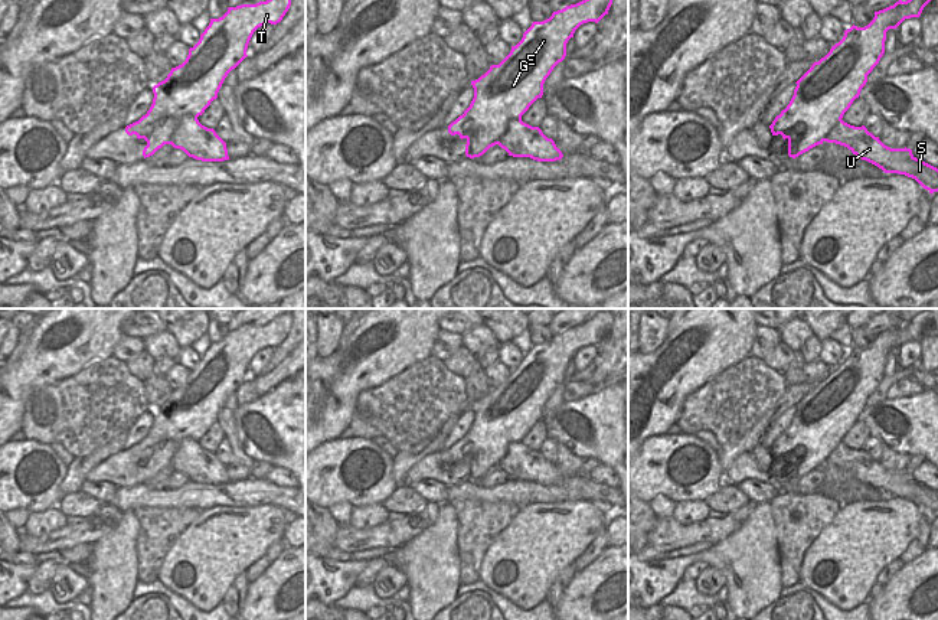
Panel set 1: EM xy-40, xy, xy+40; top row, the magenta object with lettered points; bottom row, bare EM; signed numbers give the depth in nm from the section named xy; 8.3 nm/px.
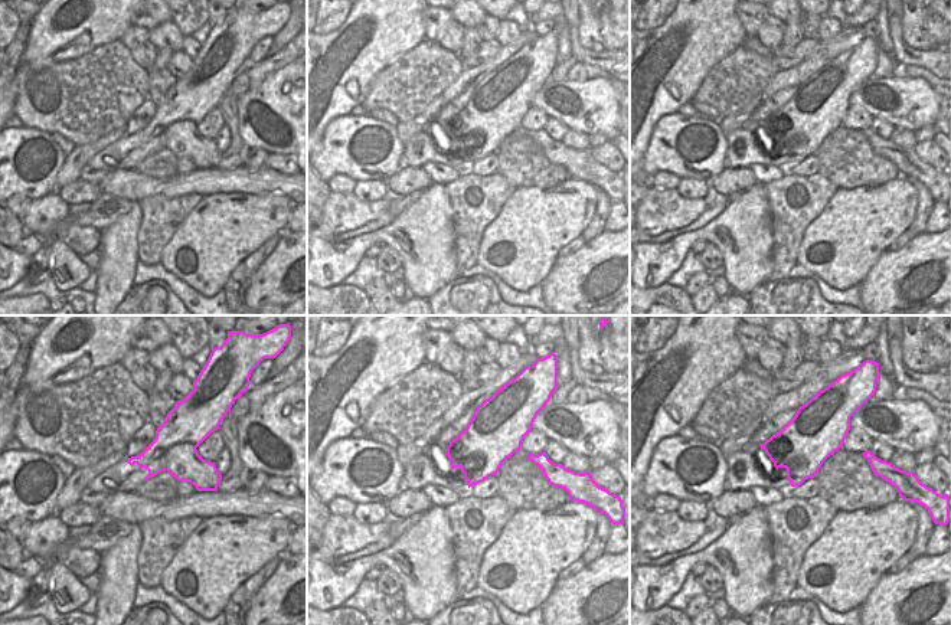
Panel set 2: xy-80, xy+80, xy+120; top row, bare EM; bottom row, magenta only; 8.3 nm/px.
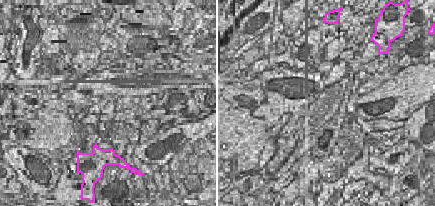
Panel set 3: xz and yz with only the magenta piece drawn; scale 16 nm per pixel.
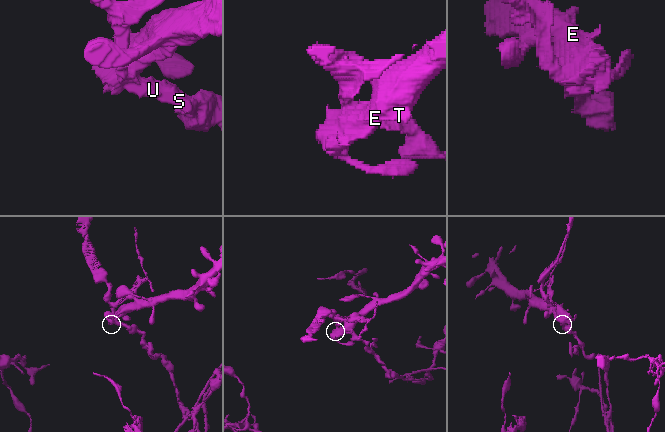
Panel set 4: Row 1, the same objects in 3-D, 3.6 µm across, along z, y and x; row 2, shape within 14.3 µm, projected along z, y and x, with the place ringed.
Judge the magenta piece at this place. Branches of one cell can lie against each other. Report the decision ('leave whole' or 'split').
split

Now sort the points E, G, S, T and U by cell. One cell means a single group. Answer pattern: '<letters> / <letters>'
E G T / S U

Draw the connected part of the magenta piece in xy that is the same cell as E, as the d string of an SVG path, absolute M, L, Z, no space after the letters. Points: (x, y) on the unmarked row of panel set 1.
M601 310L588 322L553 335L543 345L533 345L523 356L522 363L512 369L510 376L478 402L471 404L474 421L470 430L455 444L448 448L451 459L458 457L465 461L465 479L470 482L483 479L490 470L500 466L509 453L512 443L522 443L529 430L543 418L543 407L553 391L566 379L566 366L573 360L575 353L588 345L598 346L612 327L612 314Z

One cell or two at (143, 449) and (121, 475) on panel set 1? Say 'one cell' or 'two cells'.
one cell

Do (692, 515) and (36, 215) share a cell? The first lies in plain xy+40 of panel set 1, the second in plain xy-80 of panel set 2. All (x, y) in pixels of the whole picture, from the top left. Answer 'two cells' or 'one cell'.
one cell

